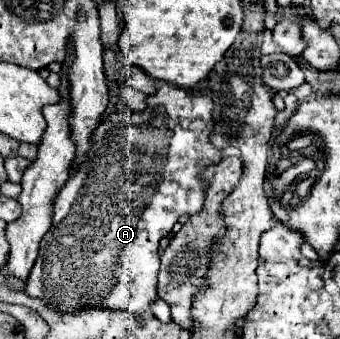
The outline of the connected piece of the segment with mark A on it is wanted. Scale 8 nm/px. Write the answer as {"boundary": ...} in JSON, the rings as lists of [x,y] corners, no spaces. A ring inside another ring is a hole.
{"boundary":[[[162,84],[154,96],[148,96],[148,108],[144,112],[114,112],[104,118],[94,132],[94,148],[88,152],[88,160],[72,172],[54,202],[52,228],[40,242],[40,254],[30,270],[26,294],[40,298],[50,308],[62,312],[74,312],[88,306],[120,308],[130,312],[150,310],[158,298],[158,242],[172,232],[172,226],[182,214],[196,214],[202,208],[206,184],[198,178],[198,172],[220,162],[220,150],[216,150],[208,140],[214,126],[210,112],[210,92],[188,94],[170,84]],[[122,132],[140,132],[130,140],[132,144],[128,144],[126,150],[122,150]]]}

